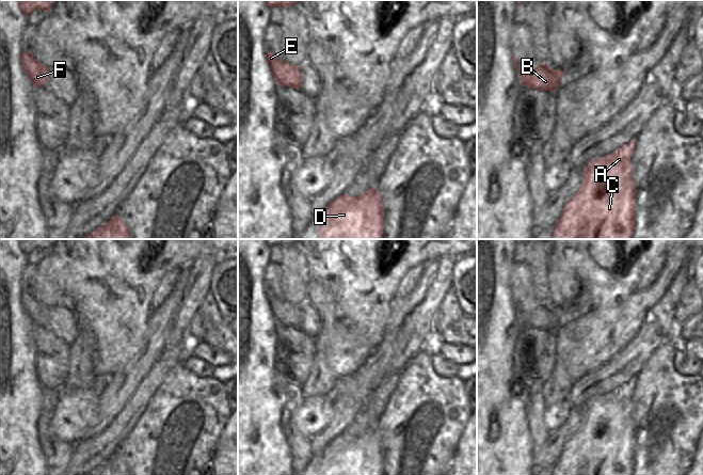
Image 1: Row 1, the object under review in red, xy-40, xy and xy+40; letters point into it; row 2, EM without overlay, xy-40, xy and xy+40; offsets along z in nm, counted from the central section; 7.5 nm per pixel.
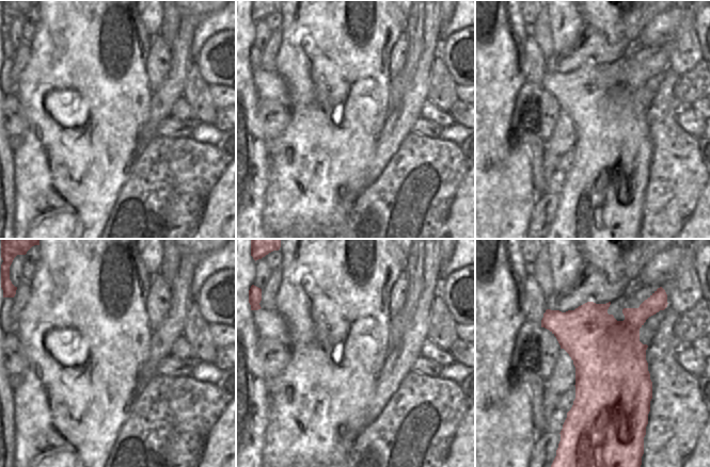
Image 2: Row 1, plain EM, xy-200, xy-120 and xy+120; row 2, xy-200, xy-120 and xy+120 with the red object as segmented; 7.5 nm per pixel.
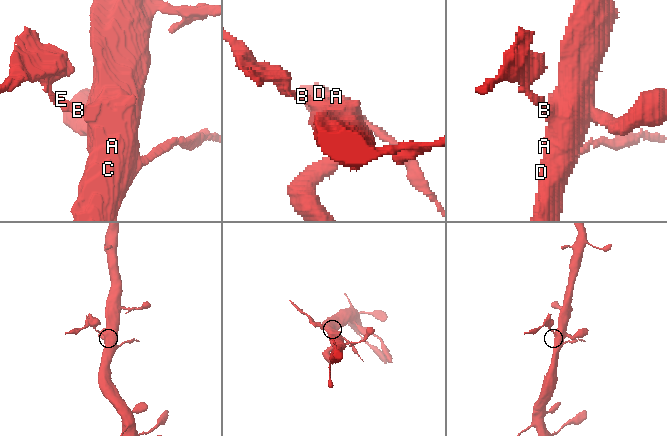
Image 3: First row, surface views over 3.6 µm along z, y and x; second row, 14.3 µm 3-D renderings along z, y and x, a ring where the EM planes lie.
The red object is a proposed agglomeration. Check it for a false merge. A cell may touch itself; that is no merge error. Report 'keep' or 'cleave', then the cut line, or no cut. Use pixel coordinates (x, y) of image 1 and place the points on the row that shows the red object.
cleave; cut in xy along (299, 69), (299, 80), (291, 86)

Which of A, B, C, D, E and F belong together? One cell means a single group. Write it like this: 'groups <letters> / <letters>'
groups A B C D / E F

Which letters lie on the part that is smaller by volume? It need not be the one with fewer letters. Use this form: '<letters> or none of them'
E, F

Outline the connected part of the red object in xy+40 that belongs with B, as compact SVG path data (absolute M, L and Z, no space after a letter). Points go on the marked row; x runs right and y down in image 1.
M542 64L534 68L537 73L531 79L531 89L539 89L541 91L555 92L560 85L560 77L564 72L553 69L546 64Z

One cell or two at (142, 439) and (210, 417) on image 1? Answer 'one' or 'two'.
one

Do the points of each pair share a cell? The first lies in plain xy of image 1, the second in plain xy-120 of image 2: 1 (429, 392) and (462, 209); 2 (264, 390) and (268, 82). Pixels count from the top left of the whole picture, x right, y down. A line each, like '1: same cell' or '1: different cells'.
1: different cells
2: different cells

